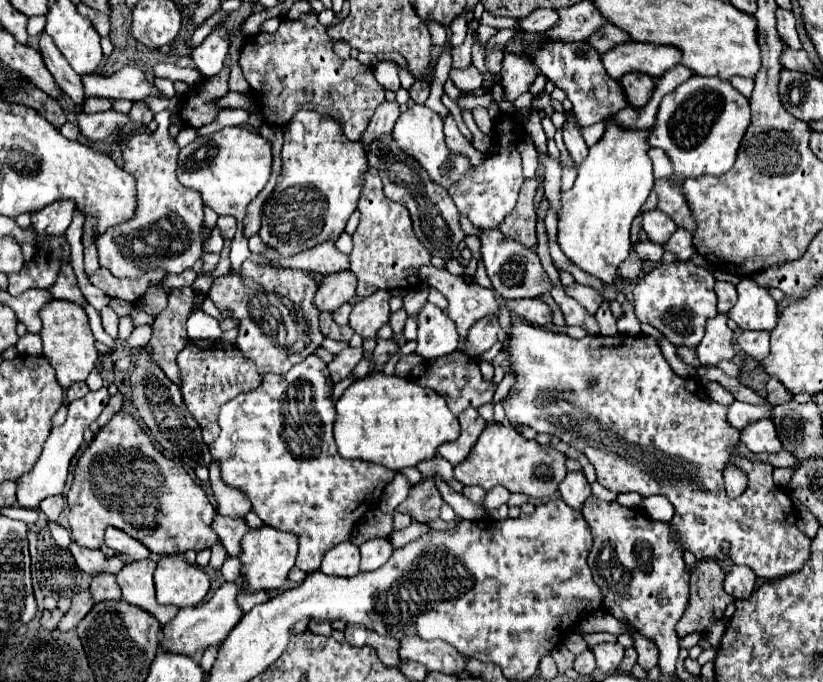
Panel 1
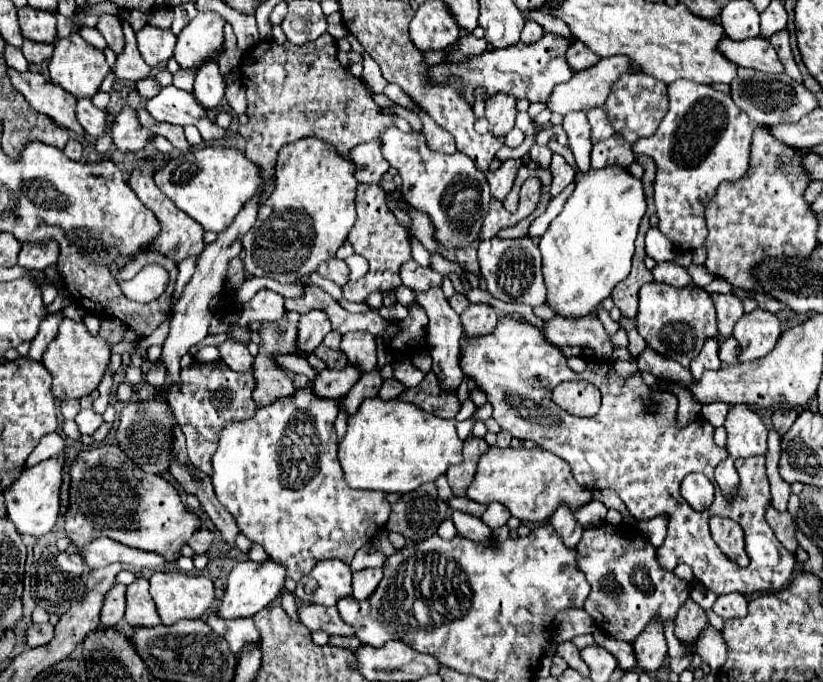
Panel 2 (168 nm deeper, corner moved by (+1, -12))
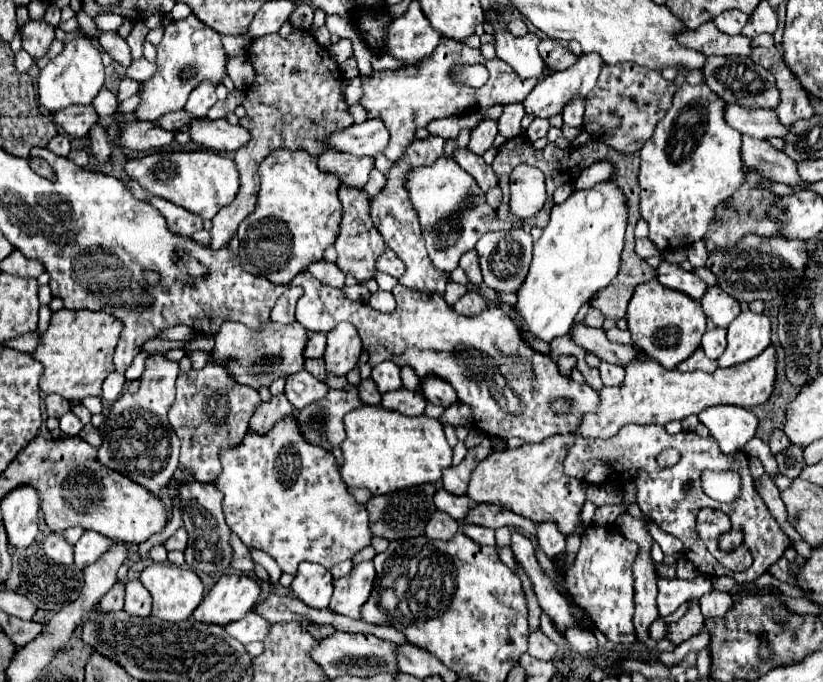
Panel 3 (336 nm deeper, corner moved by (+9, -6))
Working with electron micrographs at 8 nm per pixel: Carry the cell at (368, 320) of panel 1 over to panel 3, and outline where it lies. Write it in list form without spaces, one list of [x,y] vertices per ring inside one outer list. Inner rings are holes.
[[[341,322],[333,332],[327,334],[327,348],[323,354],[325,368],[333,376],[347,376],[355,368],[361,356],[361,338],[349,322]]]

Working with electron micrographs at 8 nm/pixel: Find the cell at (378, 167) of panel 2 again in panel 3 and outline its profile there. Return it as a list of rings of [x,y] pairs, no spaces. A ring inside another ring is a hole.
[[[329,150],[317,158],[317,166],[321,172],[335,174],[341,180],[341,184],[363,190],[363,186],[369,180],[369,172],[373,168],[373,158],[351,156],[351,154]]]

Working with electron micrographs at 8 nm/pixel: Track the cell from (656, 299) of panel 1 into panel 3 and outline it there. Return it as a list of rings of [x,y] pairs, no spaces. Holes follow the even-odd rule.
[[[657,280],[645,282],[635,288],[627,308],[627,322],[633,344],[645,356],[653,358],[667,370],[673,370],[701,346],[701,336],[707,328],[707,318],[699,302],[693,302],[689,296],[679,294],[677,290],[661,286]]]

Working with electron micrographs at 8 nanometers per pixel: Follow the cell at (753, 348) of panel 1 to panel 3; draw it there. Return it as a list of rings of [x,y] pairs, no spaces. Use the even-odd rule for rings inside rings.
[[[713,328],[713,330],[703,334],[701,348],[703,348],[707,358],[717,360],[723,354],[725,346],[727,346],[727,330],[725,328]]]

